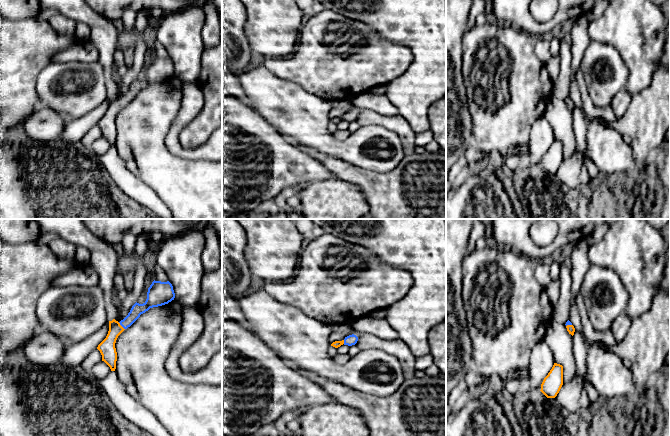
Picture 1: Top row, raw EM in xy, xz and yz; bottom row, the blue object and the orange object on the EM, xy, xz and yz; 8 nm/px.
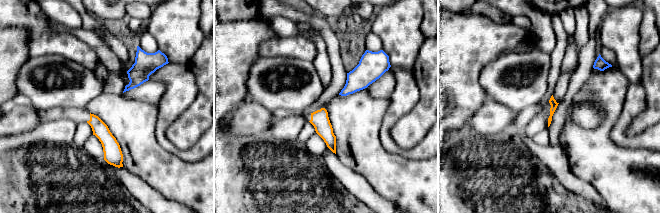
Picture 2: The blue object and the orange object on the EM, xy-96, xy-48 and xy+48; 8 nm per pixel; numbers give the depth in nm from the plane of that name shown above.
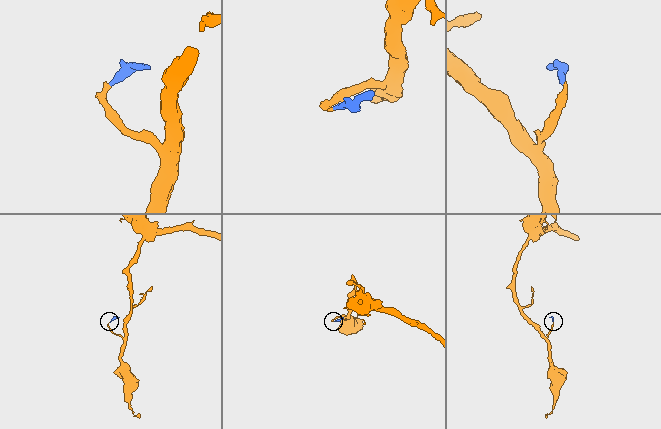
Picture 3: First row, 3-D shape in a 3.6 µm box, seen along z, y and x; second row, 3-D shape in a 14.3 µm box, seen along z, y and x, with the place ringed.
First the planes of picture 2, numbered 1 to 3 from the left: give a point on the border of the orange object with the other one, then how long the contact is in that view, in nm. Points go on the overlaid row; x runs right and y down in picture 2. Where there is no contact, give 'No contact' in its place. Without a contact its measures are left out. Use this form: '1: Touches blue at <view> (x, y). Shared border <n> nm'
1: No contact
2: No contact
3: No contact

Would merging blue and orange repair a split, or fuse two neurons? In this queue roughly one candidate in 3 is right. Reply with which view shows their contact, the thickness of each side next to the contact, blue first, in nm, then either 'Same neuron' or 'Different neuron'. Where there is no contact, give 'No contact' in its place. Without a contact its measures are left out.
Touches blue in xy. Thickness 100 nm (blue) against 130 nm. Same neuron

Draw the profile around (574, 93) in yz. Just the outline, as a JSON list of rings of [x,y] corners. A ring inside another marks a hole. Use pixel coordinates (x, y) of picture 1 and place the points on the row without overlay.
[[[570,79],[569,97],[572,99],[576,107],[583,110],[580,90],[575,79]]]

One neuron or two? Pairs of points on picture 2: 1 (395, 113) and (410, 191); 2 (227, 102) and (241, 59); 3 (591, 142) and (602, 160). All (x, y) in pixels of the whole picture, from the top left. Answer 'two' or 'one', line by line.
1: one
2: one
3: one

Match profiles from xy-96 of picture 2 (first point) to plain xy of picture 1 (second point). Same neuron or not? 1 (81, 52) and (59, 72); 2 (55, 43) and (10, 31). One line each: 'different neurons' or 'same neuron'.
1: different neurons
2: different neurons

